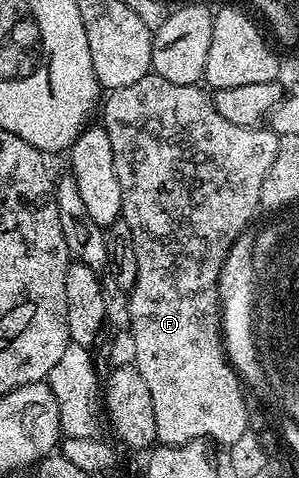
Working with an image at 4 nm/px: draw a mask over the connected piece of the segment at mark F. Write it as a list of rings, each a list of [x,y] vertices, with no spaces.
[[[155,73],[142,77],[142,81],[134,81],[134,85],[119,87],[103,100],[102,126],[110,137],[110,153],[114,155],[114,173],[118,177],[118,185],[122,189],[122,209],[120,214],[130,225],[130,233],[134,237],[134,253],[138,257],[138,277],[128,297],[130,309],[130,325],[132,332],[132,353],[134,366],[146,381],[150,389],[150,397],[154,397],[154,425],[158,425],[157,440],[164,445],[179,445],[197,441],[211,441],[213,444],[231,445],[250,430],[248,423],[249,400],[240,400],[240,393],[233,379],[228,352],[225,350],[225,337],[222,334],[222,292],[219,277],[222,267],[231,252],[235,241],[244,231],[249,230],[250,222],[260,207],[260,190],[266,172],[278,154],[280,135],[275,130],[264,131],[263,126],[243,127],[234,125],[234,121],[226,121],[222,113],[212,104],[207,90],[199,91],[196,85],[174,85],[174,81],[166,81]]]

